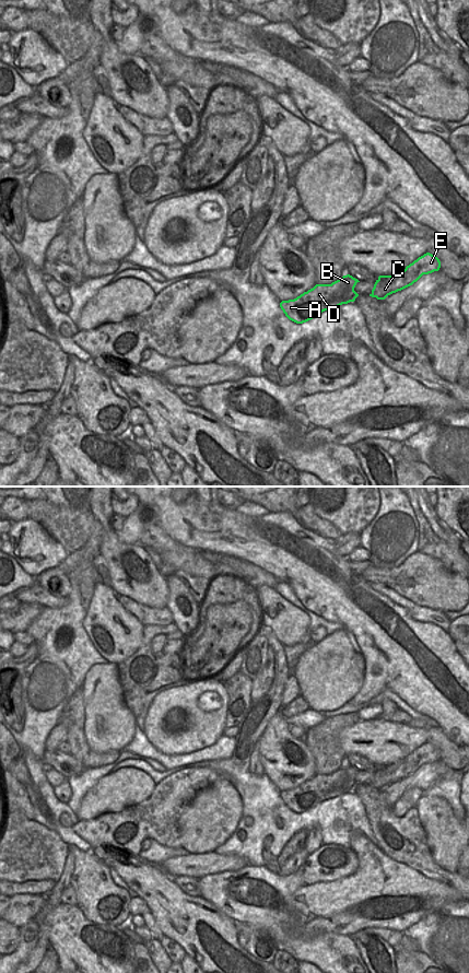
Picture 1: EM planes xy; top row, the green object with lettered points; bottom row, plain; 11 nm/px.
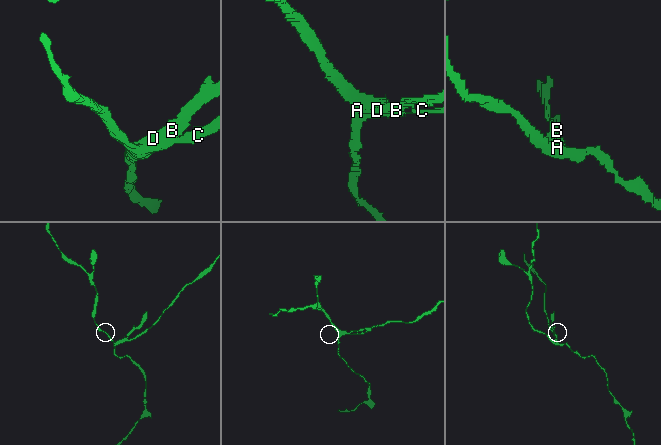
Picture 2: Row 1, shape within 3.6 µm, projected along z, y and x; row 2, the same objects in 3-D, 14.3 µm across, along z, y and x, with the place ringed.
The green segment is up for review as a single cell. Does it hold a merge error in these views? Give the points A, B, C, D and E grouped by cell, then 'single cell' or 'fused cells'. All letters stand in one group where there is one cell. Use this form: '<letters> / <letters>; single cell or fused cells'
A B D / C E; fused cells

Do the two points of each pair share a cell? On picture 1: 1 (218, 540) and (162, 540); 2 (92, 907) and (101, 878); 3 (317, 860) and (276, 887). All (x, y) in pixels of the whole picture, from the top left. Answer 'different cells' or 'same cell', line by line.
1: different cells
2: same cell
3: different cells

